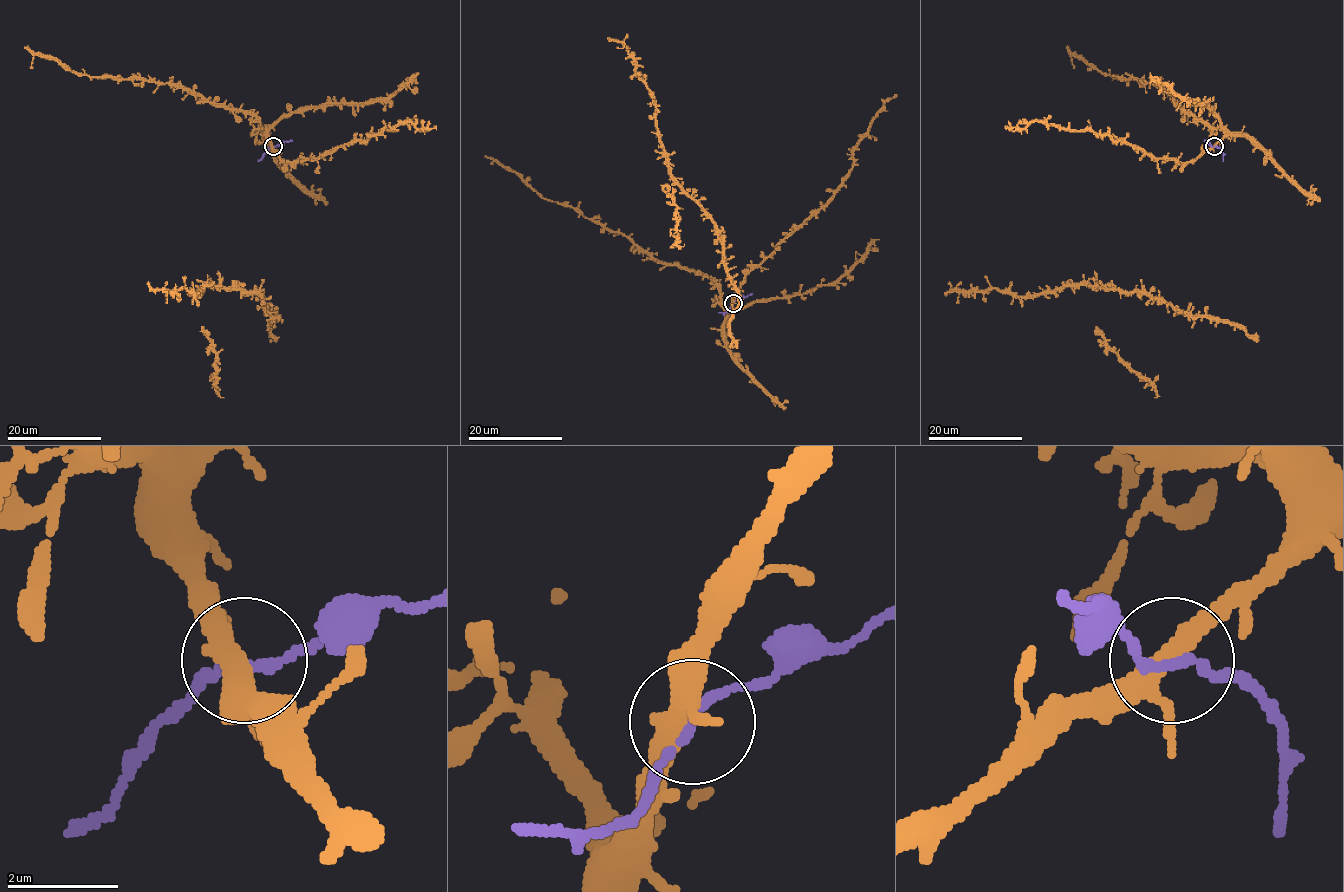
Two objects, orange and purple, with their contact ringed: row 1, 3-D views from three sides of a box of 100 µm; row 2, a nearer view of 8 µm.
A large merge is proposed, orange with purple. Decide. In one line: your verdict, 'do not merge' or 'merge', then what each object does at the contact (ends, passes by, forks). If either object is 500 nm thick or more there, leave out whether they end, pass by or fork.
merge | orange forks | purple passes by

